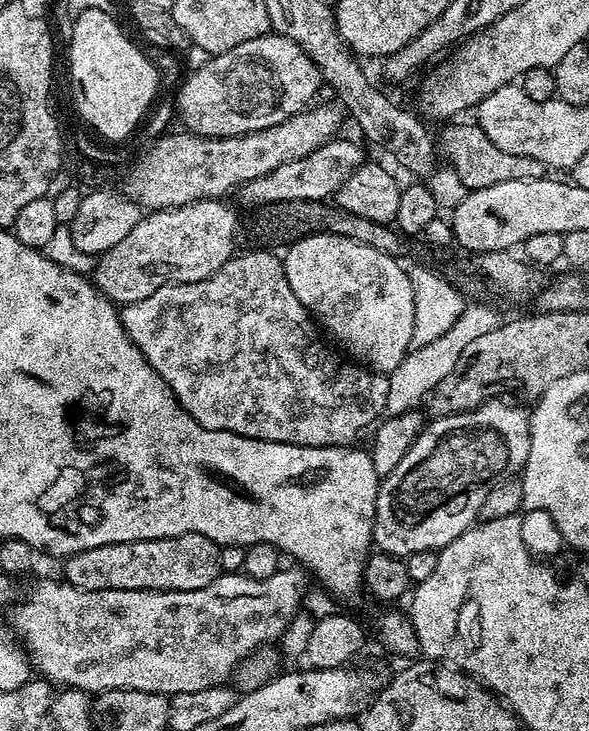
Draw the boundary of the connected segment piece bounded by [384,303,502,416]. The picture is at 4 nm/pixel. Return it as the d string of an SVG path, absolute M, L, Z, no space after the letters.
M469 303L462 310L458 322L454 322L454 326L450 326L450 330L442 334L442 338L436 338L429 344L413 347L408 357L393 372L387 373L388 393L384 407L385 413L388 416L397 416L403 412L419 409L422 401L431 396L442 381L461 367L462 350L466 350L470 342L490 334L490 330L494 330L501 322L502 316L499 316L490 305Z

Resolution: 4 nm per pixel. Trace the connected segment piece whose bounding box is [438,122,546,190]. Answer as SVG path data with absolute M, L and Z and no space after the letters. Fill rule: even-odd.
M452 122L438 132L438 152L441 157L444 156L447 163L454 170L458 170L458 178L462 178L462 182L467 188L485 188L486 186L498 186L498 182L514 182L518 178L542 178L546 174L546 165L538 162L538 158L526 158L522 154L506 154L506 150L498 150L498 146L494 146L494 142L490 142L490 138L486 138L486 134L481 130L480 125L475 122L469 124L456 124L460 122Z

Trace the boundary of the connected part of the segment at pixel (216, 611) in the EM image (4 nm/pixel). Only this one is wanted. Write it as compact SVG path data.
M285 567L270 574L270 578L259 580L243 574L221 574L210 586L202 586L202 590L178 590L177 592L159 592L158 590L82 590L65 582L63 579L40 580L32 588L32 593L12 605L10 609L10 627L22 641L22 647L28 653L29 661L37 673L53 686L79 688L89 694L99 694L106 690L142 690L150 694L162 694L169 698L178 694L190 694L194 690L206 690L225 683L224 680L235 673L237 666L247 656L252 656L265 645L272 646L279 641L280 635L287 630L302 608L302 593L305 591L305 573L299 567Z

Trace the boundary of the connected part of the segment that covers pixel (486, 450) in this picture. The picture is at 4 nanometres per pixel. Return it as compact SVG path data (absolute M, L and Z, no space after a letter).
M493 398L478 408L471 408L468 412L457 412L454 416L438 416L425 423L424 429L420 431L418 438L410 446L410 450L406 450L402 462L398 462L398 466L394 466L394 470L390 470L390 474L381 479L378 498L376 499L374 526L372 527L372 542L379 551L391 556L406 558L410 554L436 552L444 548L450 542L454 542L454 538L458 538L458 534L462 534L477 523L482 502L486 502L486 494L490 494L492 487L503 480L513 479L523 469L526 458L530 454L530 416L527 411L523 412L518 405L503 404L504 402L503 399Z

